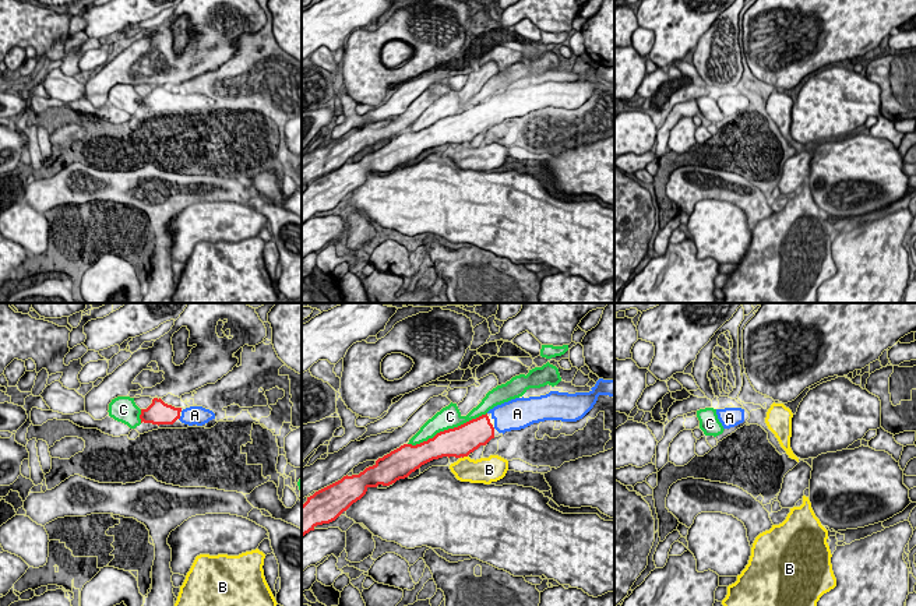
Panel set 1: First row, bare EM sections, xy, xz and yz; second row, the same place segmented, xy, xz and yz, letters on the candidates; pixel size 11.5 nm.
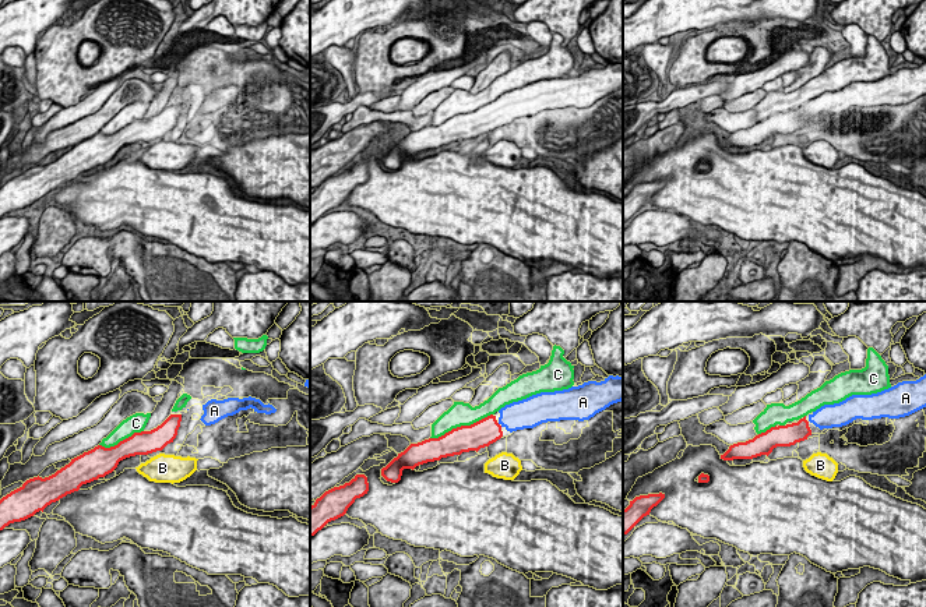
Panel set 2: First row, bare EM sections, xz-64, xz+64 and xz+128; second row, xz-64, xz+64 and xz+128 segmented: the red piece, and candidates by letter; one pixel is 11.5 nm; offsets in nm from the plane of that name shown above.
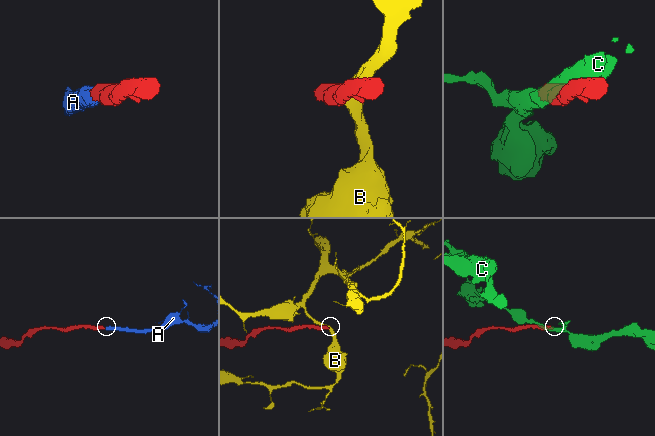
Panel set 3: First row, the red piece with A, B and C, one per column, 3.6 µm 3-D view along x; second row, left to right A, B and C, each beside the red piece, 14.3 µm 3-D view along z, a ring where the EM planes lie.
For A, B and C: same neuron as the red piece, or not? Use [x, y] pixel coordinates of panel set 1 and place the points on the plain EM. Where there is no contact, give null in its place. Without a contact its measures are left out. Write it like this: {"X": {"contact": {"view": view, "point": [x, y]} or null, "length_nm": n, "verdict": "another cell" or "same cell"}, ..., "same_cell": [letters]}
{"A": {"contact": null, "verdict": "same cell"}, "B": {"contact": {"view": "xz", "point": [464, 143]}, "length_nm": 70, "verdict": "another cell"}, "C": {"contact": {"view": "xz", "point": [448, 116]}, "length_nm": 1000, "verdict": "another cell"}, "same_cell": ["A"]}

